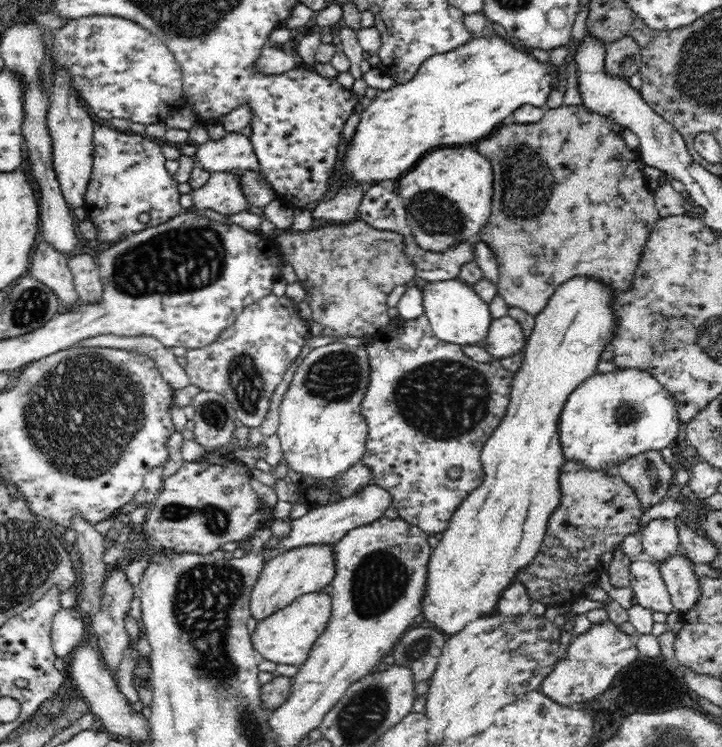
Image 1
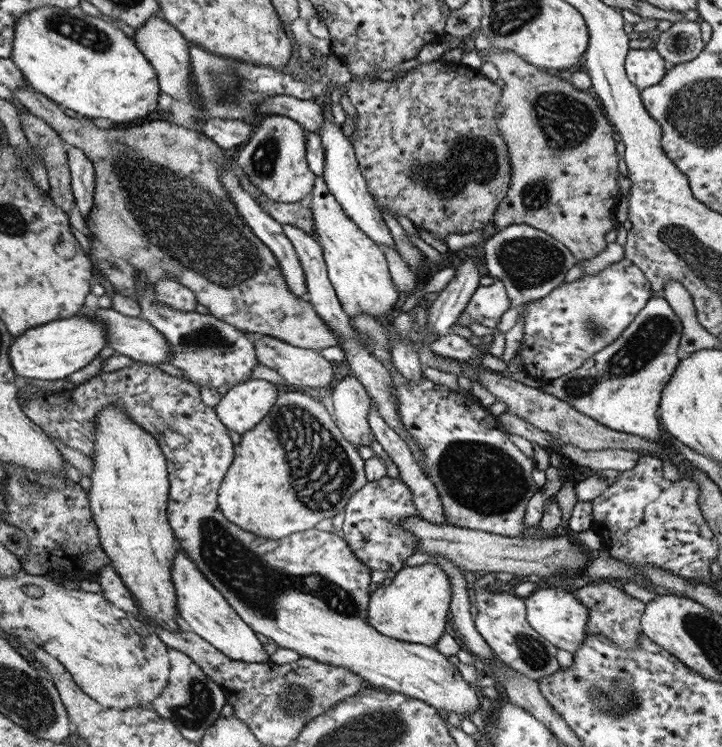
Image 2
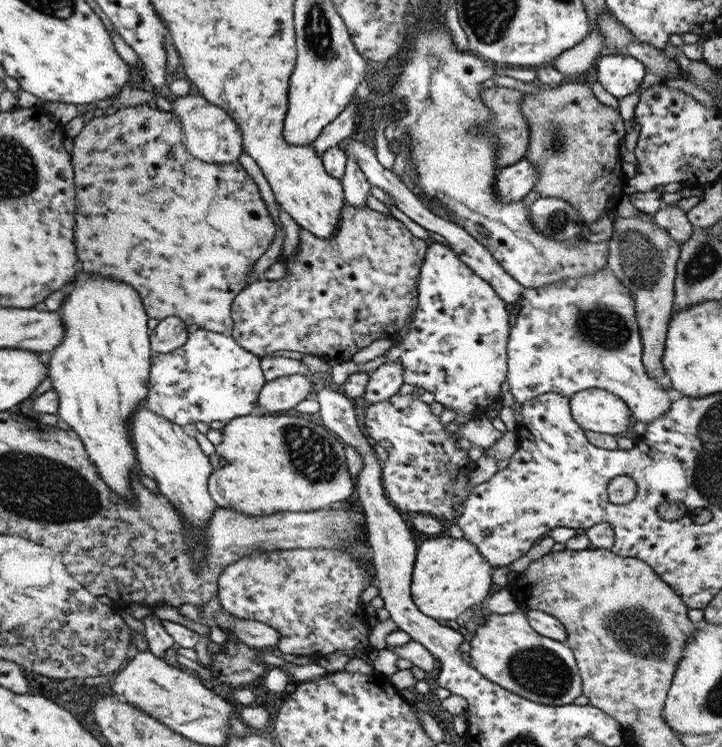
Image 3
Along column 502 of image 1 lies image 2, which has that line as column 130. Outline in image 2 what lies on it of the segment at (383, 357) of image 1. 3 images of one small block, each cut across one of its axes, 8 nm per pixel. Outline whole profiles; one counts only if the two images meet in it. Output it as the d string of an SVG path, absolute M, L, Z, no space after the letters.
M133 362L132 366L129 366L128 368L121 368L115 372L95 375L81 385L75 386L73 392L69 392L67 396L55 396L55 394L43 393L35 397L31 397L31 399L27 399L27 401L23 401L23 405L20 406L23 414L25 414L28 420L32 421L36 426L39 426L40 430L45 435L53 439L60 440L63 444L69 446L69 448L79 450L79 452L85 454L87 458L90 458L92 462L93 443L95 439L95 422L97 422L95 421L95 417L98 415L98 412L107 405L123 408L125 414L130 418L129 420L133 420L133 422L135 422L143 432L147 432L147 434L155 440L155 444L157 444L161 449L164 459L166 460L168 478L166 519L174 532L174 536L177 540L177 546L179 546L179 549L184 552L184 555L188 556L188 559L192 560L192 563L195 564L199 569L199 572L203 574L205 580L208 580L209 584L212 584L221 593L221 596L223 596L227 601L227 604L235 611L235 614L237 614L237 616L239 616L239 618L253 632L259 632L259 634L267 637L267 639L275 641L275 644L277 644L278 647L294 650L300 657L307 657L310 660L322 662L323 664L346 668L347 670L354 672L357 676L363 678L365 682L368 682L368 684L373 688L387 690L393 693L401 693L405 696L422 700L425 704L431 705L433 708L436 708L437 711L443 712L444 714L448 711L453 711L464 717L464 712L471 712L477 709L479 704L479 694L477 693L477 690L461 679L461 675L456 668L453 667L453 665L447 661L447 657L441 655L434 646L411 644L387 638L387 636L379 634L379 632L377 632L372 626L368 625L366 612L370 592L367 589L367 586L369 586L370 583L369 573L371 570L367 565L364 565L359 561L358 558L350 551L345 539L335 535L333 532L321 531L313 527L309 530L304 530L303 532L294 532L290 535L284 536L283 538L271 540L257 536L252 532L247 532L246 530L235 526L235 524L231 524L231 522L222 515L216 504L217 489L223 475L226 473L227 468L229 468L229 464L231 464L231 460L233 460L234 445L231 443L228 430L216 417L214 409L208 408L201 403L200 393L197 386L185 381L184 379L169 376L169 374L165 374L165 372L161 372L161 370L152 367L151 365Z

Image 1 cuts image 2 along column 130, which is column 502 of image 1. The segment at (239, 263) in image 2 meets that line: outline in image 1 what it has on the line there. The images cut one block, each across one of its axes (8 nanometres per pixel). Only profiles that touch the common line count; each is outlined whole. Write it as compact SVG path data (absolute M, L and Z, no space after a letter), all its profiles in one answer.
M583 104L582 105L572 105L572 106L564 106L561 105L555 108L545 107L544 116L535 123L532 124L520 124L514 123L509 125L504 125L498 127L496 130L496 134L492 133L490 136L481 139L478 142L478 146L476 146L476 150L479 152L481 156L484 156L492 166L492 171L494 171L494 190L492 194L492 204L491 204L491 214L490 218L488 218L488 222L480 229L479 236L480 240L484 241L488 245L488 248L492 249L492 253L496 257L499 266L499 283L497 284L497 294L500 295L506 304L509 304L510 307L521 308L525 310L528 314L532 316L539 315L546 305L548 301L551 299L553 292L564 283L567 283L568 280L574 277L586 277L588 279L594 279L594 281L600 281L600 283L604 283L606 287L608 287L608 291L610 291L610 295L612 297L617 298L620 293L625 293L631 291L633 289L634 284L634 277L636 274L636 269L640 264L641 254L643 253L643 248L645 244L648 242L648 237L656 224L656 221L661 218L658 214L657 208L655 207L655 200L654 200L654 193L652 192L651 188L649 187L649 183L645 180L644 175L641 174L641 166L643 165L640 162L640 155L637 151L630 149L626 142L623 139L623 135L618 133L618 127L616 127L616 122L614 119L599 115L598 113L593 113L589 111Z

